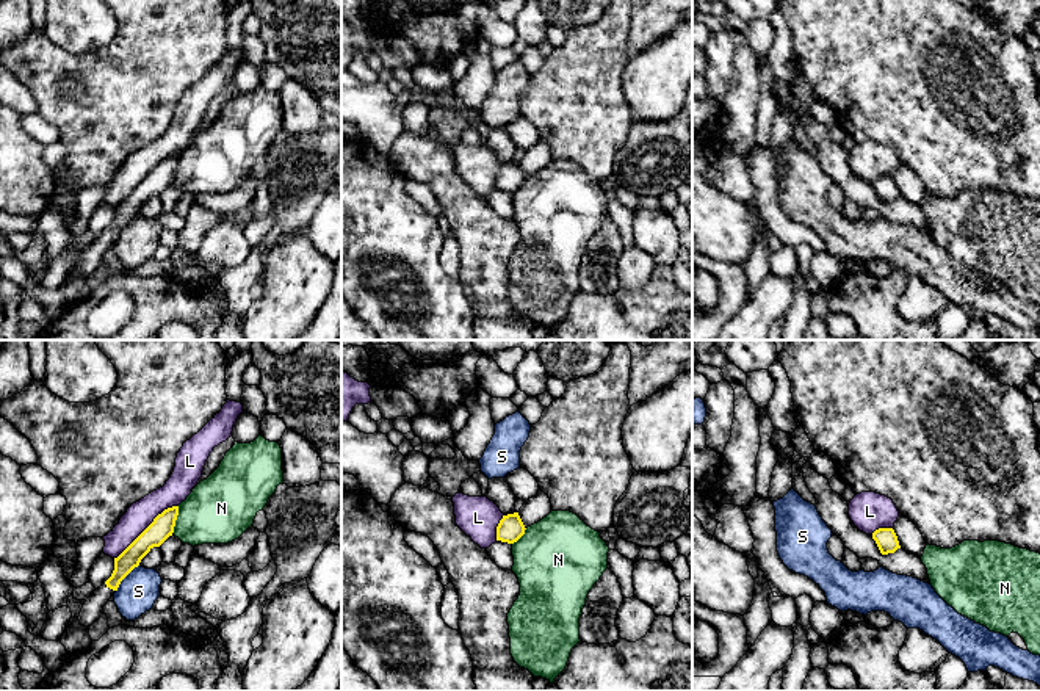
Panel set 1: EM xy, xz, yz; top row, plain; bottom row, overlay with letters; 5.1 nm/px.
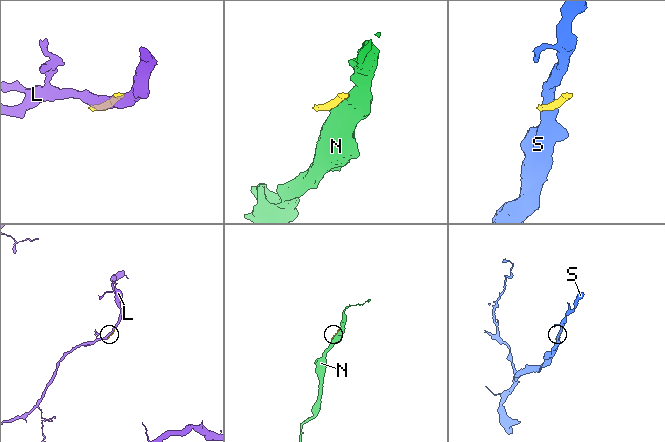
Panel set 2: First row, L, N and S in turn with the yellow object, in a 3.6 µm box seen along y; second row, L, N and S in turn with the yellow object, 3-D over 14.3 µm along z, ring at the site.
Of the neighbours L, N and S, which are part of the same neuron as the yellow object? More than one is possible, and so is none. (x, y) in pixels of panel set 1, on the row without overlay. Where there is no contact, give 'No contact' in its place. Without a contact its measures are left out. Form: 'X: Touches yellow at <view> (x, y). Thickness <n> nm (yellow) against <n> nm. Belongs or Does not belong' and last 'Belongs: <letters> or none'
L: Touches yellow at xy (148, 176). Thickness 120 nm (yellow) against 140 nm. Does not belong
N: Touches yellow at xy (176, 168). Thickness 120 nm (yellow) against 340 nm. Does not belong
S: Touches yellow at xy (124, 226). Thickness 110 nm (yellow) against 200 nm. Does not belong
Belongs: none

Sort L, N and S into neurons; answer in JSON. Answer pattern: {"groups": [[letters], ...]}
{"groups": [["L"], ["N"], ["S"]]}

